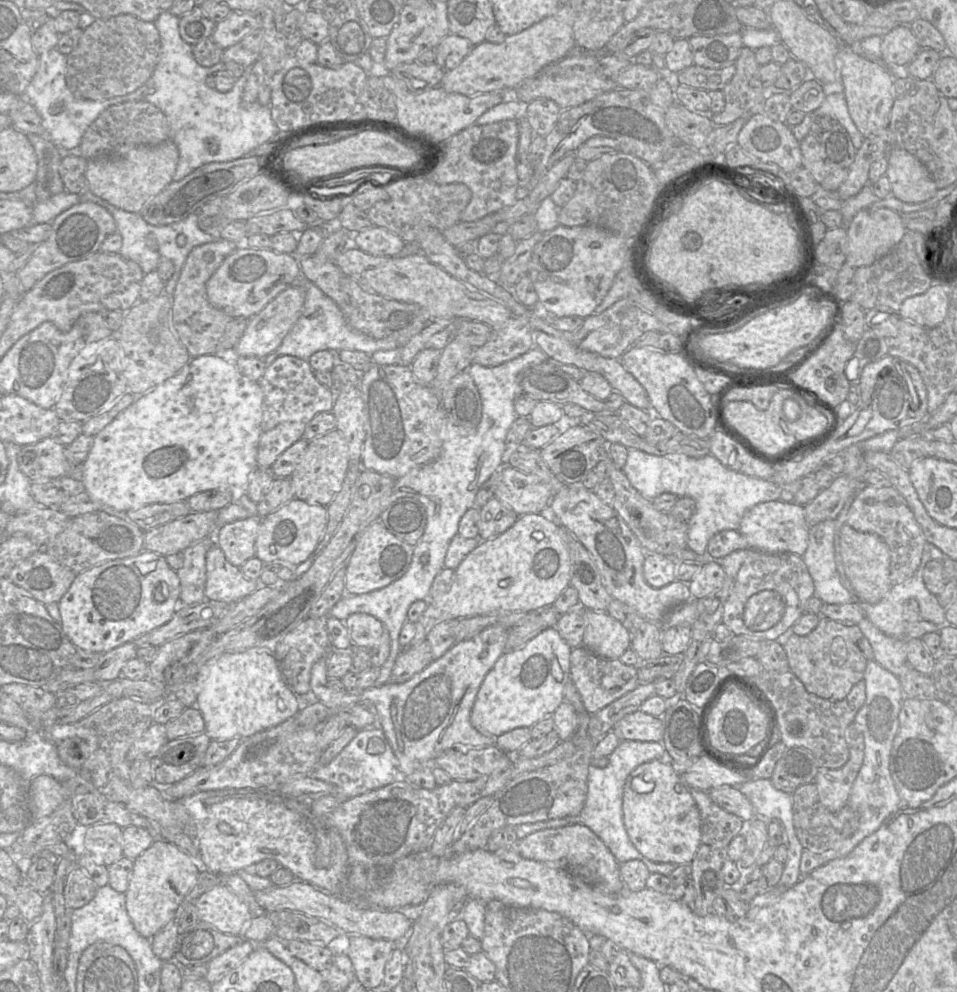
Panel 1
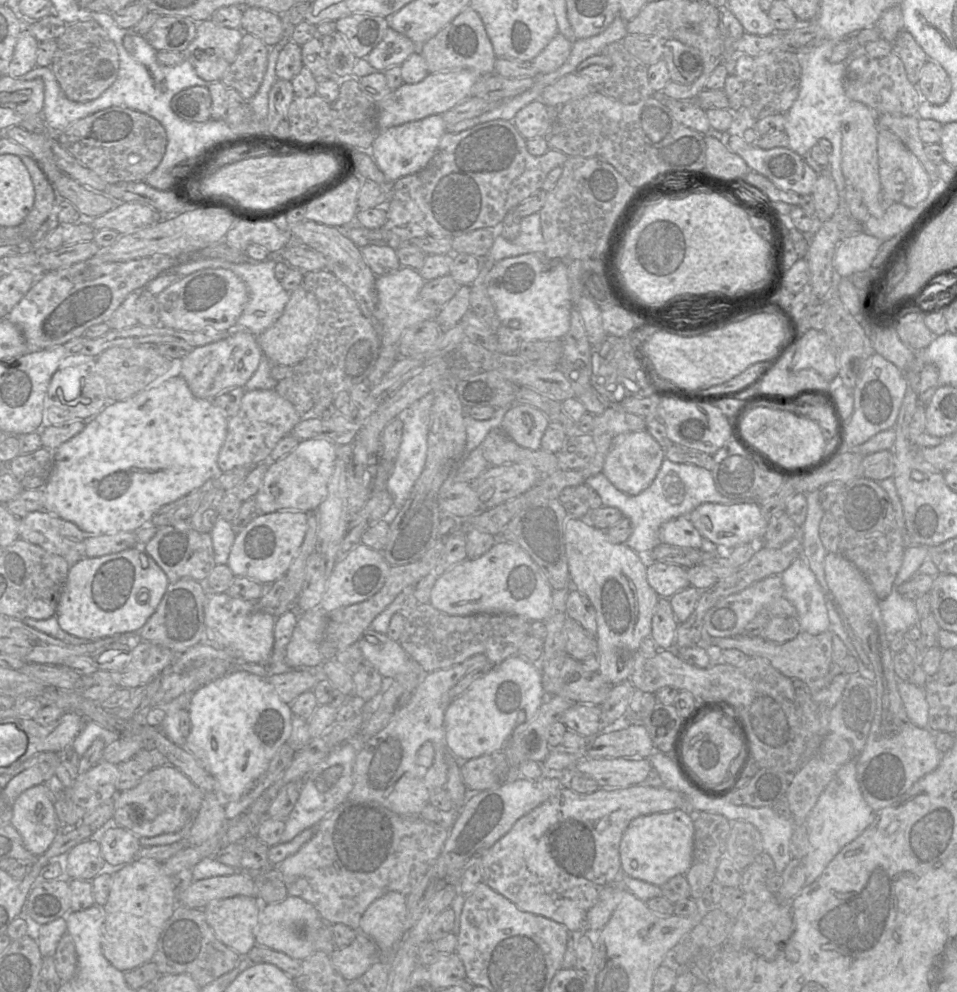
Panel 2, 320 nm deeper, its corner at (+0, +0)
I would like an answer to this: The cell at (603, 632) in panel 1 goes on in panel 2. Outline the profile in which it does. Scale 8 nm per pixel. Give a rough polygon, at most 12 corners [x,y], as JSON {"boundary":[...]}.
{"boundary":[[498,537],[439,576],[430,604],[453,616],[550,616],[528,553]]}

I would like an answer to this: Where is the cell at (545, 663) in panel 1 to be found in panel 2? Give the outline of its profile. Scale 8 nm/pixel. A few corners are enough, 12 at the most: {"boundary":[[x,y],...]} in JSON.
{"boundary":[[513,655],[451,701],[447,749],[503,751],[544,702],[537,664]]}

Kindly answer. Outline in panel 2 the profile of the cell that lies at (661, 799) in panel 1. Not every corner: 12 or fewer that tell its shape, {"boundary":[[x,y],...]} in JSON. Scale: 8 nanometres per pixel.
{"boundary":[[689,810],[633,819],[620,841],[624,874],[657,886],[686,875]]}

